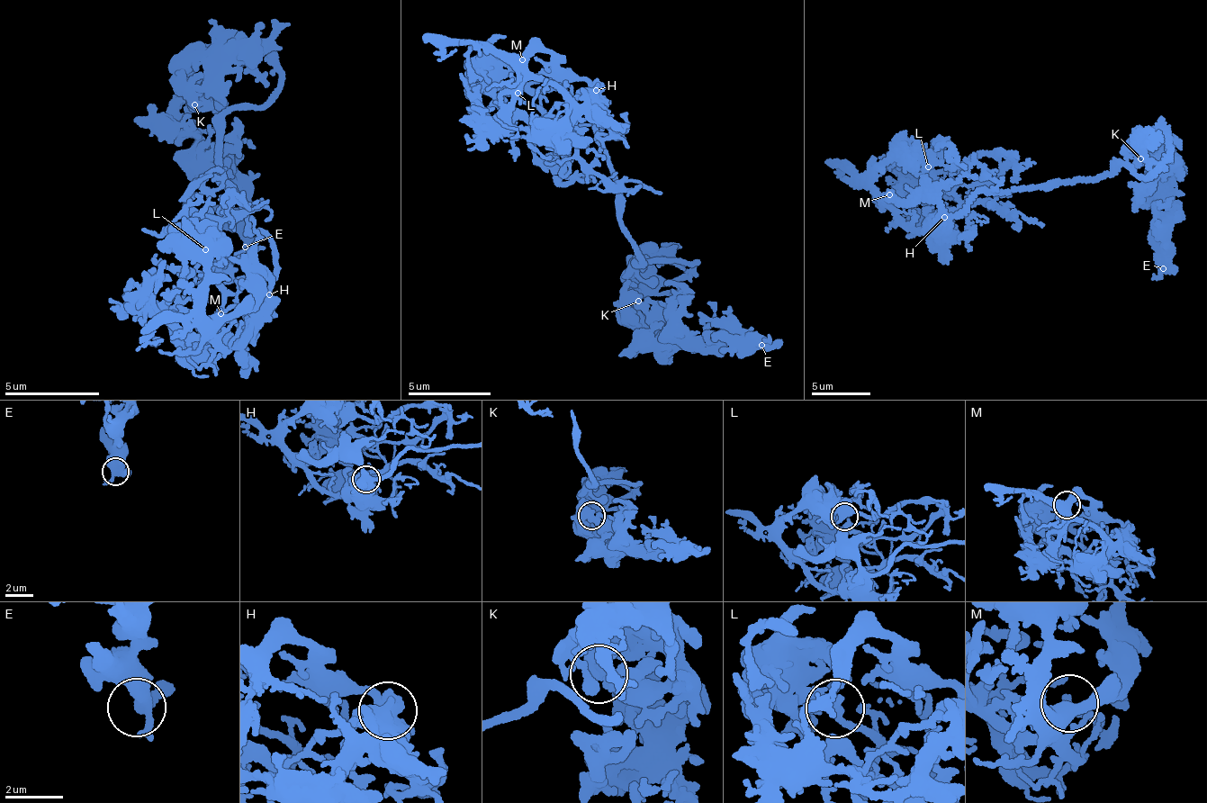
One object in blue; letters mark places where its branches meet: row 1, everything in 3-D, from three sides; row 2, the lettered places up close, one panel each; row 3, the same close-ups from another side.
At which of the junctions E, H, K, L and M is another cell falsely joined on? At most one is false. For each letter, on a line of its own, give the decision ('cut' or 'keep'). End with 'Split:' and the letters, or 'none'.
E: keep
H: keep
K: keep
L: keep
M: keep
Split: none

